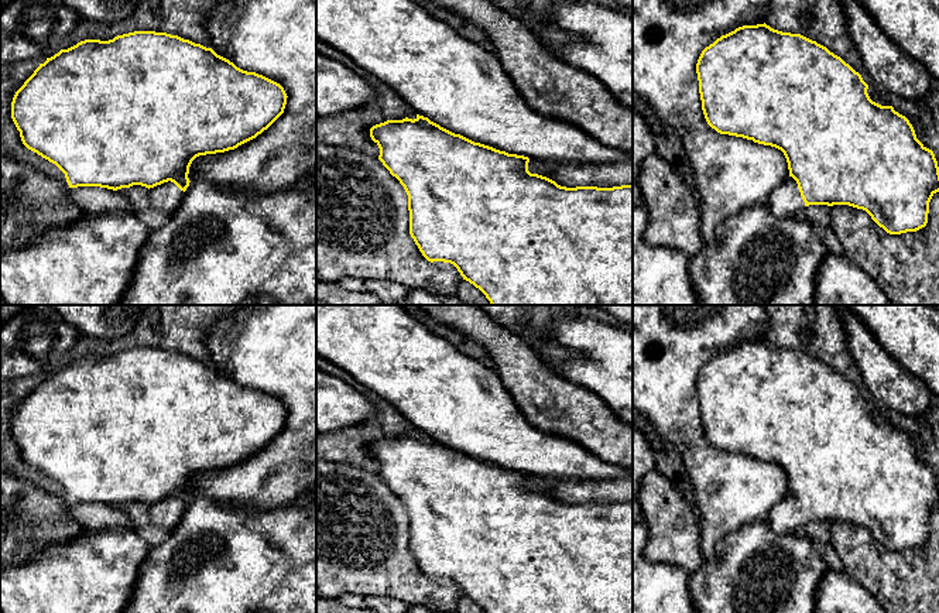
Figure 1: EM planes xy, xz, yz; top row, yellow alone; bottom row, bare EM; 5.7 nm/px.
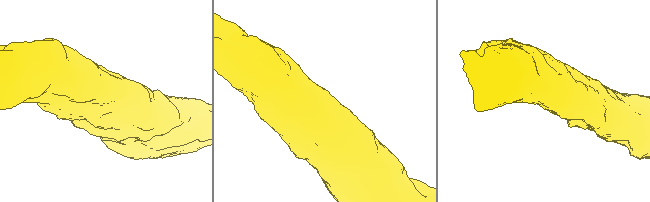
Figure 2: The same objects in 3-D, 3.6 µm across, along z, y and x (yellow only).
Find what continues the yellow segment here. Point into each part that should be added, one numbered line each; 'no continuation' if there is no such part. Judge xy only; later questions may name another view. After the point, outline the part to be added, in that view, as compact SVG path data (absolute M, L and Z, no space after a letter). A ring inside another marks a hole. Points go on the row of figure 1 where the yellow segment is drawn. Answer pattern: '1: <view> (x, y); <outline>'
1: xy (167, 197); M171 181L150 188L148 194L150 194L150 206L168 213L177 210L184 196L184 191L181 191Z

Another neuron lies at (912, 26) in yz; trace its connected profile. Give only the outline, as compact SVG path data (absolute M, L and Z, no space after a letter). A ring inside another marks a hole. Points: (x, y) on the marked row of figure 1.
M859 0L884 34L905 54L921 62L939 83L939 0Z

